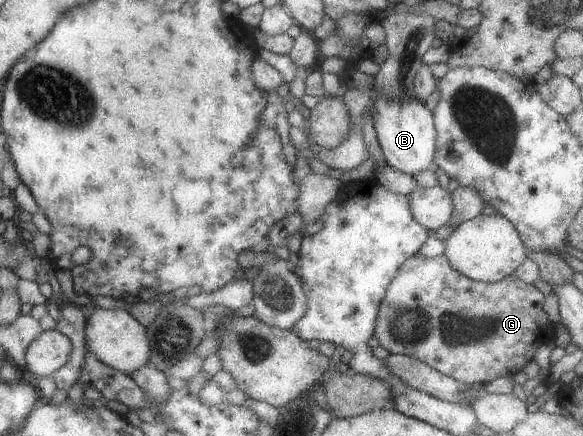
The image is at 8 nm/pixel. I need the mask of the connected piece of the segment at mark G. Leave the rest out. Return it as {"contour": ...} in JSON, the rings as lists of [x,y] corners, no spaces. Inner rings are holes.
{"contour":[[[415,254],[399,265],[399,269],[395,271],[395,277],[393,277],[389,285],[387,285],[383,298],[379,303],[379,308],[377,309],[373,335],[377,337],[379,346],[388,353],[405,355],[405,357],[411,357],[411,359],[414,358],[438,373],[453,377],[453,379],[459,381],[459,383],[484,385],[496,378],[501,378],[503,376],[511,377],[515,373],[521,371],[521,369],[532,360],[537,347],[549,343],[549,341],[554,339],[555,327],[541,309],[543,299],[544,295],[541,291],[535,289],[533,285],[522,283],[513,275],[509,275],[493,283],[477,282],[464,277],[461,273],[457,273],[457,271],[447,263],[447,259],[445,259],[443,255],[427,258],[423,255]]]}

